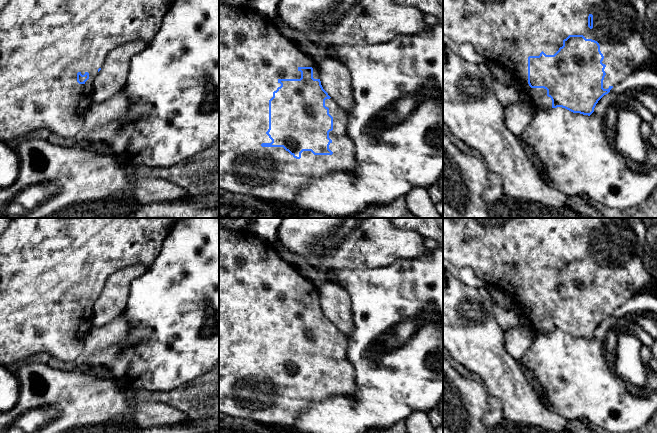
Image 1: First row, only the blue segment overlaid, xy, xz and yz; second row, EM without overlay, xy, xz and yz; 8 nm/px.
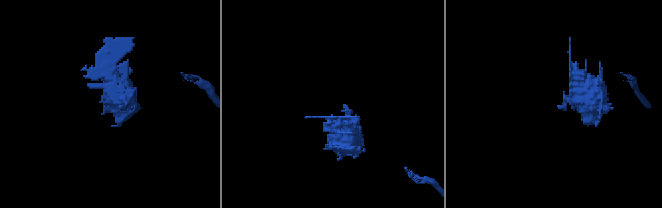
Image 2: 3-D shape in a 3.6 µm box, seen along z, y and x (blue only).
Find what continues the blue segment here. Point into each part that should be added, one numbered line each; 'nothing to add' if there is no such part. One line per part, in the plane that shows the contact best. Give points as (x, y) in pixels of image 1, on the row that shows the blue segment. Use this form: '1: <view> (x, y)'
1: xz (253, 54)

